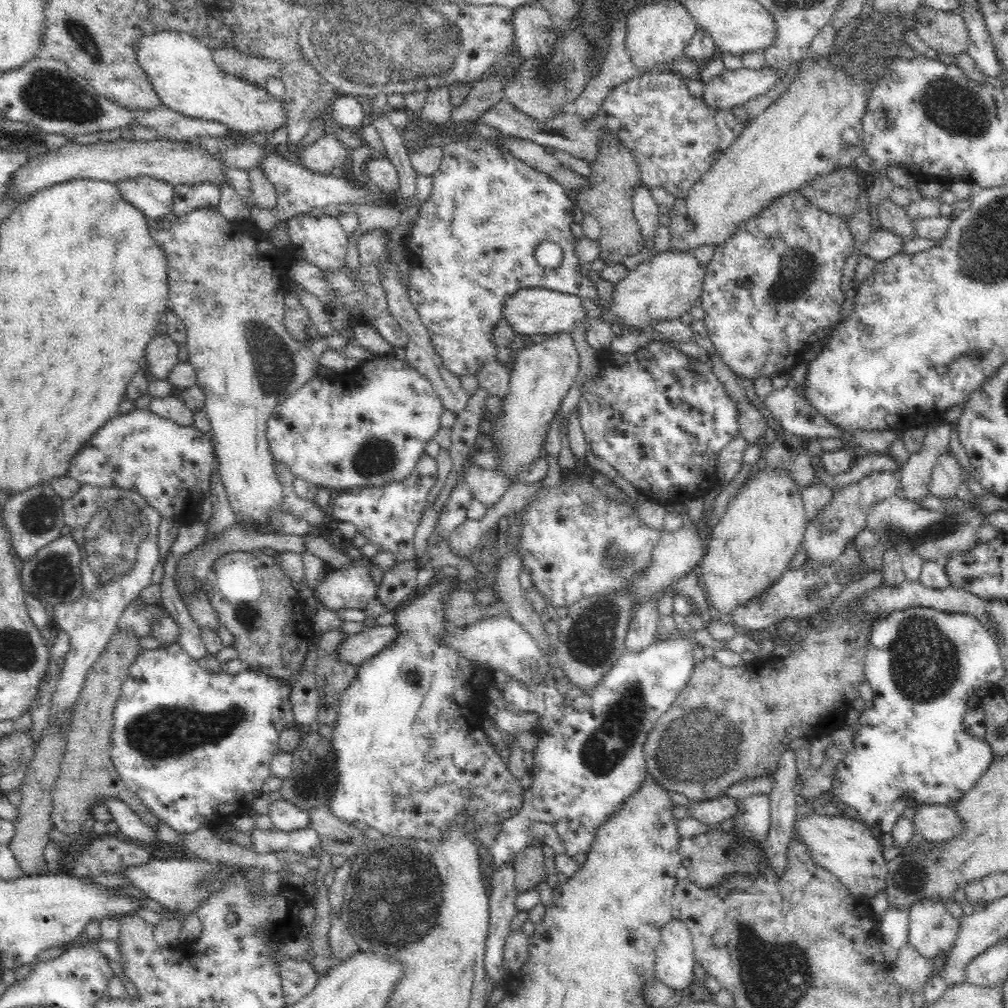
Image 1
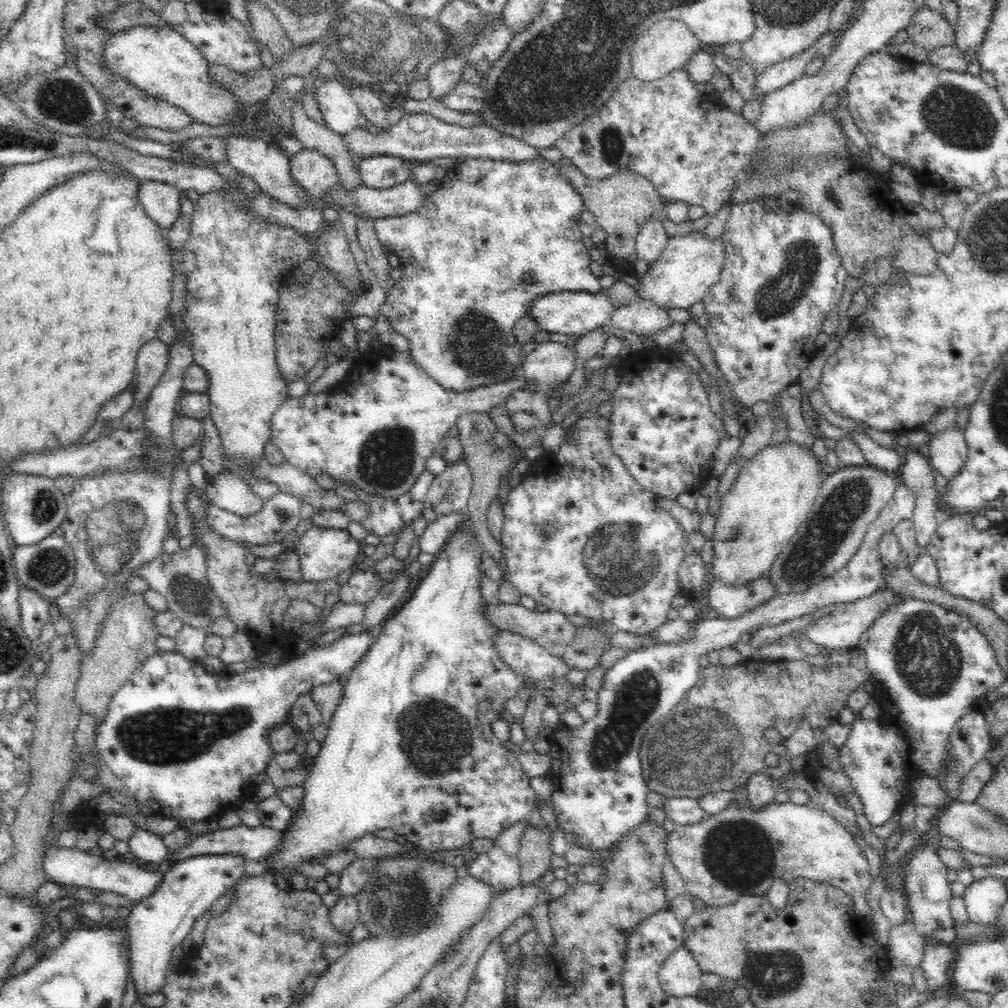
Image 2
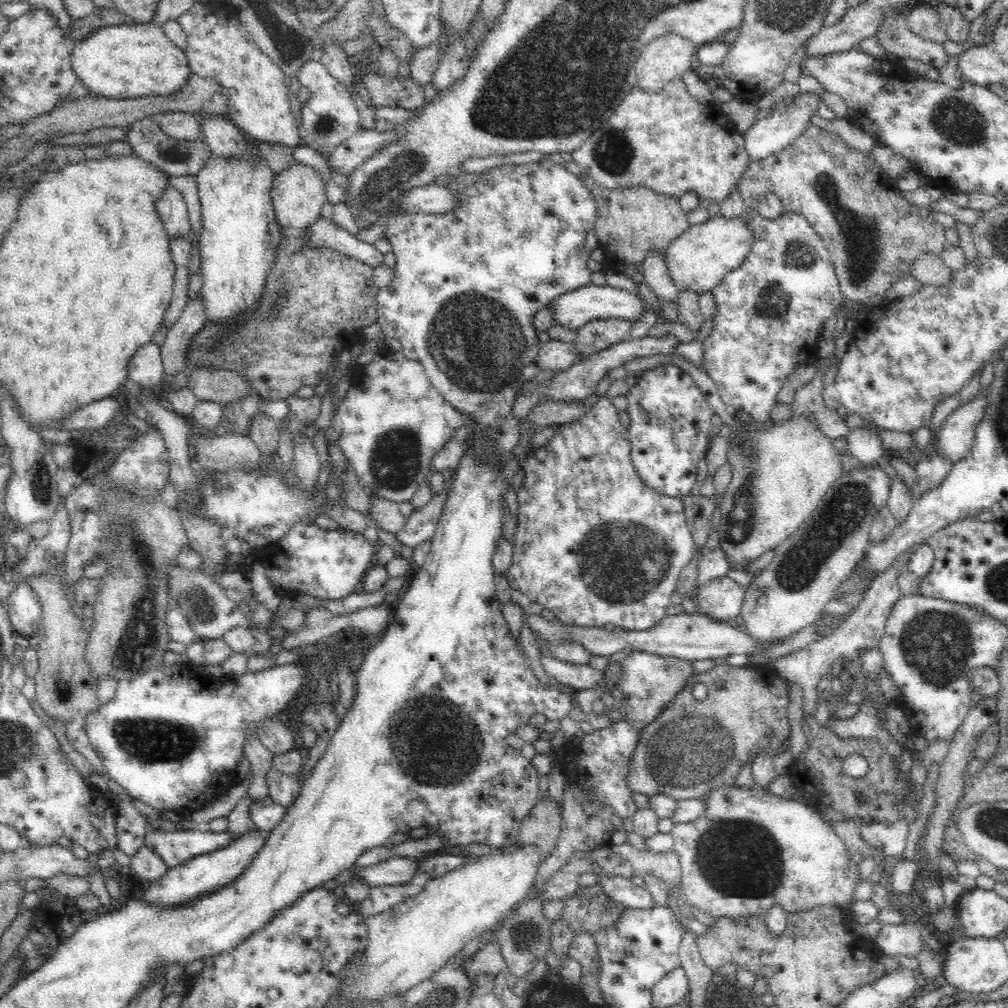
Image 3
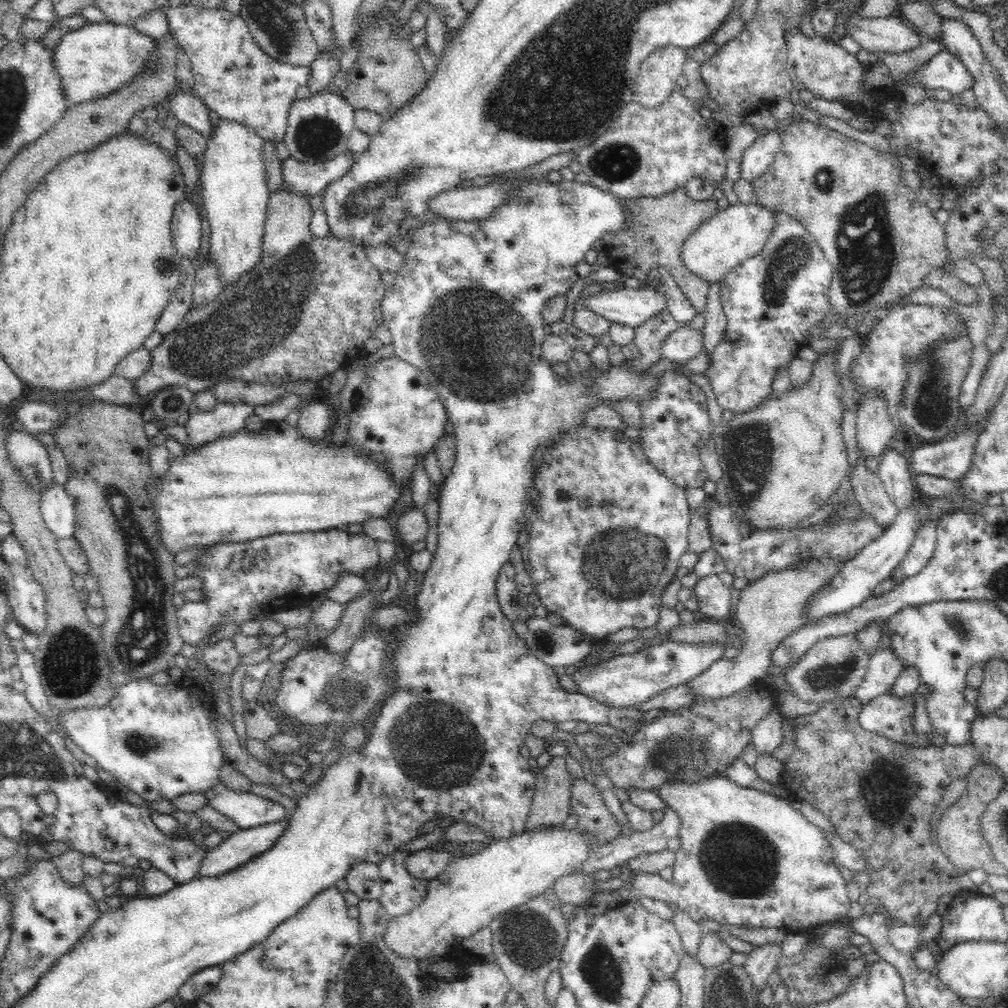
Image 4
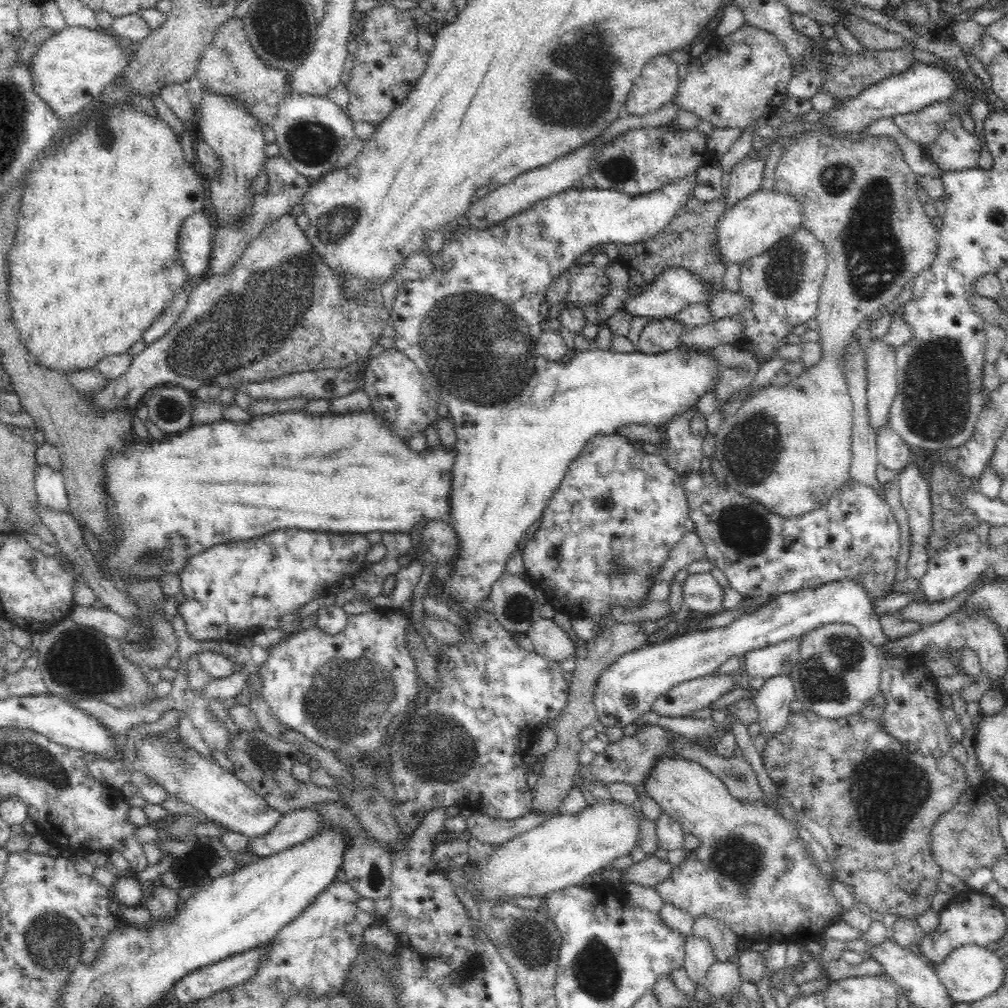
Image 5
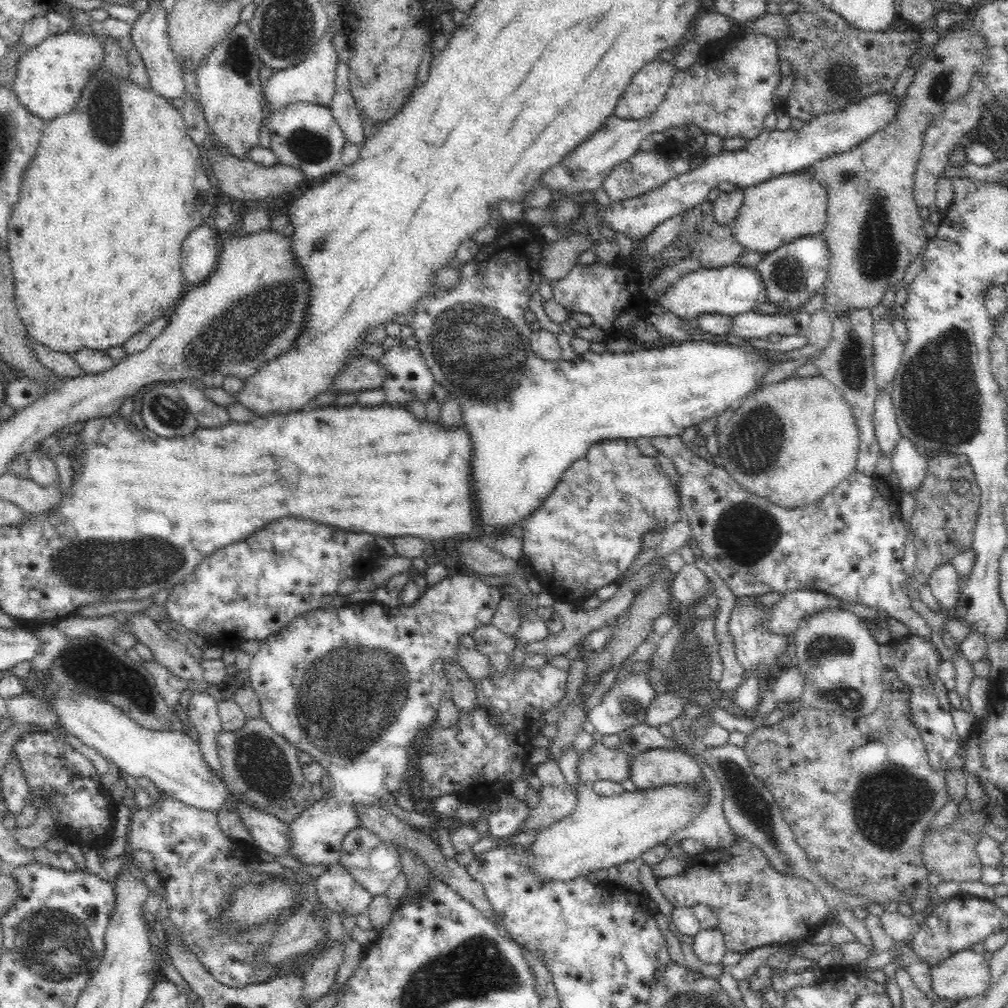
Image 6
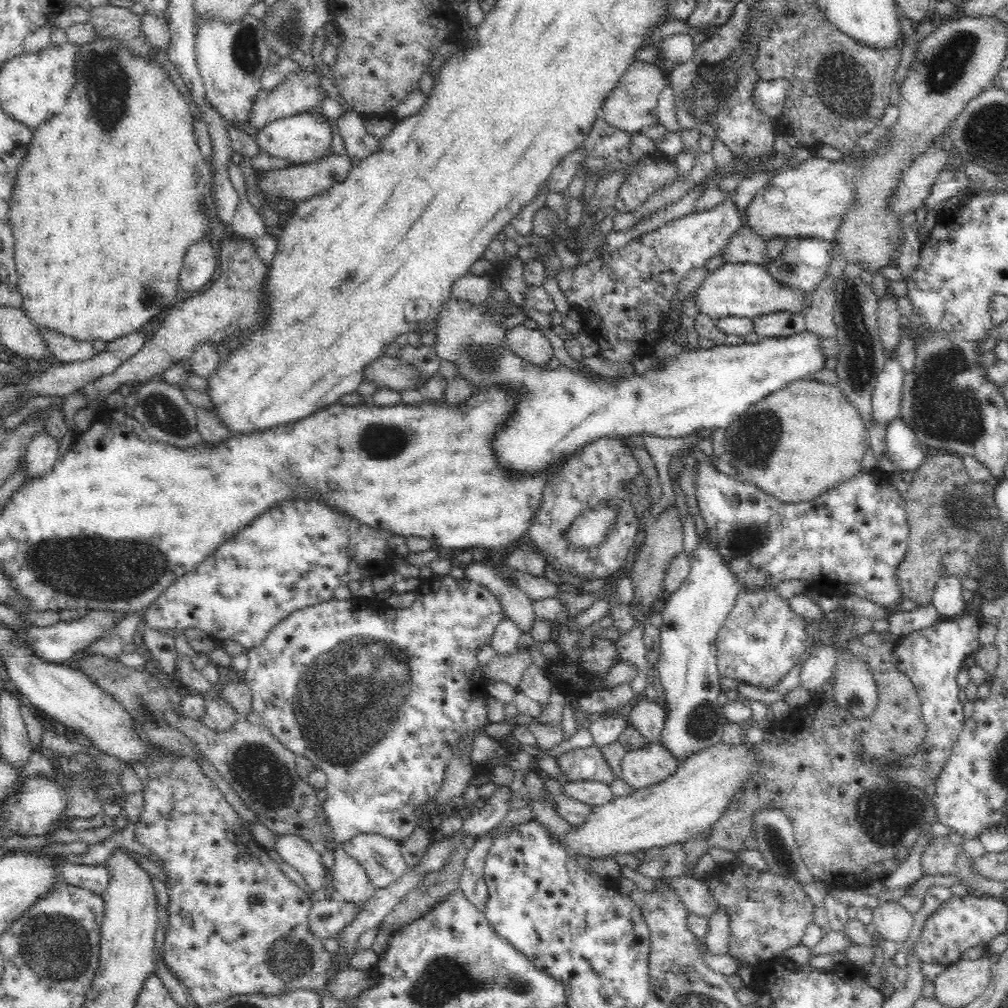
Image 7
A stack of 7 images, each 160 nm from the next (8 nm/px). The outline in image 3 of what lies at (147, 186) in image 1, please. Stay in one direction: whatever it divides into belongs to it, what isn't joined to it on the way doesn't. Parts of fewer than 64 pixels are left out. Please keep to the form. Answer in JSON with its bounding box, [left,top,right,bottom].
[156,184,191,238]

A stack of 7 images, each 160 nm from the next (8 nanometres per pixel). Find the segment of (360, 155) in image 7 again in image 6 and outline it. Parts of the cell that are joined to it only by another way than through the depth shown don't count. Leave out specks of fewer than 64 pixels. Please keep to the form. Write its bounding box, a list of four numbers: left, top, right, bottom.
[330,61,366,148]

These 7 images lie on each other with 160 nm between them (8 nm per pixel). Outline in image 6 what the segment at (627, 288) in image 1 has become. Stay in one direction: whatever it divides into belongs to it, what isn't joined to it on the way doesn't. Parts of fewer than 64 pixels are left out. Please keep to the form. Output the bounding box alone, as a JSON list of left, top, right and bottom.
[733,171,827,253]

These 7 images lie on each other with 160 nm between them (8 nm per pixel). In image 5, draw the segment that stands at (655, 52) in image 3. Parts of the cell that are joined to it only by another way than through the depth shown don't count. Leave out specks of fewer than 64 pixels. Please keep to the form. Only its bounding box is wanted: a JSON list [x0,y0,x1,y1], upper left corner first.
[627,53,679,116]

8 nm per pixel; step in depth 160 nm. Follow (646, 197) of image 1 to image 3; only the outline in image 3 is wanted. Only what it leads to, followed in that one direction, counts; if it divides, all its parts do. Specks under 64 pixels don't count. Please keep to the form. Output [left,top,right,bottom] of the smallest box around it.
[643,251,680,304]

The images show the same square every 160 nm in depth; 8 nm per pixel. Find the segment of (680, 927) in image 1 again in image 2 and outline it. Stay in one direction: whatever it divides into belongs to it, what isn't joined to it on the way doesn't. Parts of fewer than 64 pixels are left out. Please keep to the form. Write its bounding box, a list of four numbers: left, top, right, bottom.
[659,944,702,998]

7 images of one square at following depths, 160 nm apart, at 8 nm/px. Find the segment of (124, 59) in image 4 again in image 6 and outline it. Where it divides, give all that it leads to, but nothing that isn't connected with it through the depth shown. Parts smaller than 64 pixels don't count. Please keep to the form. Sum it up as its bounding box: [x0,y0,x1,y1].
[9,31,103,122]

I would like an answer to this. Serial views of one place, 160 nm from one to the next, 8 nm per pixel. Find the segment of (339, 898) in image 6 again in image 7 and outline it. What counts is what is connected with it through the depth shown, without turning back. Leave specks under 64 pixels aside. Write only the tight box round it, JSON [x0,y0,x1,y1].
[333,846,376,904]

